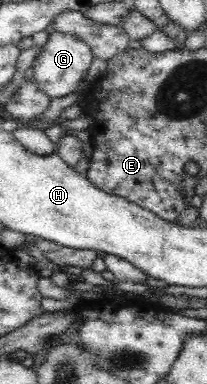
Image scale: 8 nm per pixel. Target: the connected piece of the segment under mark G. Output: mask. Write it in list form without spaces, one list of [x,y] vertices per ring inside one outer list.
[[[55,31],[49,34],[46,43],[42,45],[33,60],[31,66],[34,73],[33,80],[37,87],[51,99],[65,97],[70,93],[77,94],[86,89],[85,78],[93,58],[92,48],[88,43],[85,43],[84,39]]]

